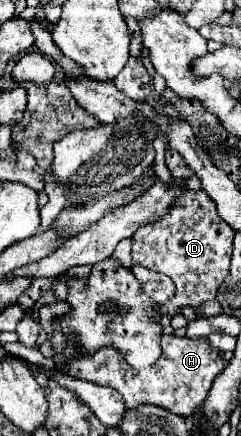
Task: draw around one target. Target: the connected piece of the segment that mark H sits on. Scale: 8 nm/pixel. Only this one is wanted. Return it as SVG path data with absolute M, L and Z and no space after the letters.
M163 335L161 347L163 347L161 359L147 369L135 371L121 357L121 353L117 353L113 347L105 347L95 355L77 355L71 363L65 365L65 371L75 379L113 387L115 391L121 393L129 409L137 409L139 405L149 403L149 405L163 407L173 415L189 419L193 411L201 405L201 401L205 401L213 379L225 369L225 361L219 357L219 351L215 351L209 345L207 339Z

